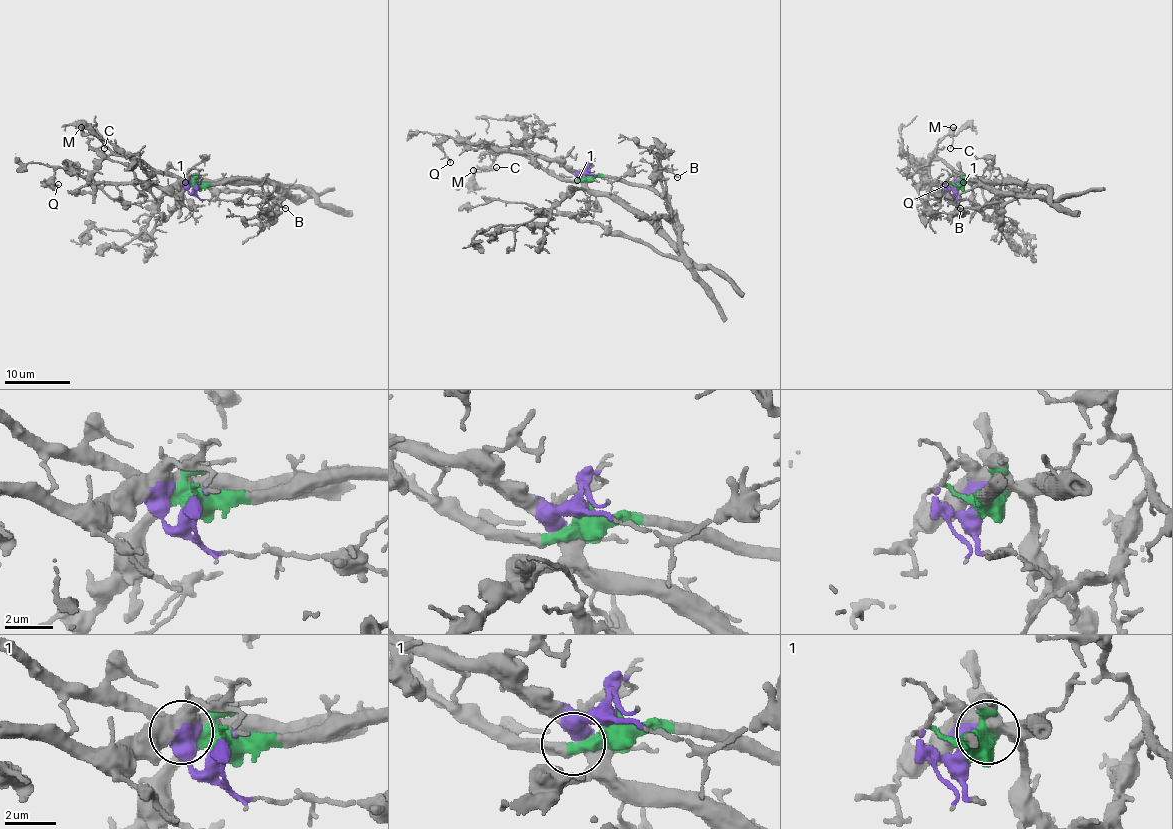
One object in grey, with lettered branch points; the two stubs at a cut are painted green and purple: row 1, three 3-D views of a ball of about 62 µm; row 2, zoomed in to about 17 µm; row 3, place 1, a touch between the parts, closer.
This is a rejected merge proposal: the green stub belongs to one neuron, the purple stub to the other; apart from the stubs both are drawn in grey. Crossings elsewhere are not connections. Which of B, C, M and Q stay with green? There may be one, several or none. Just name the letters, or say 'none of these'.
B, C, M

